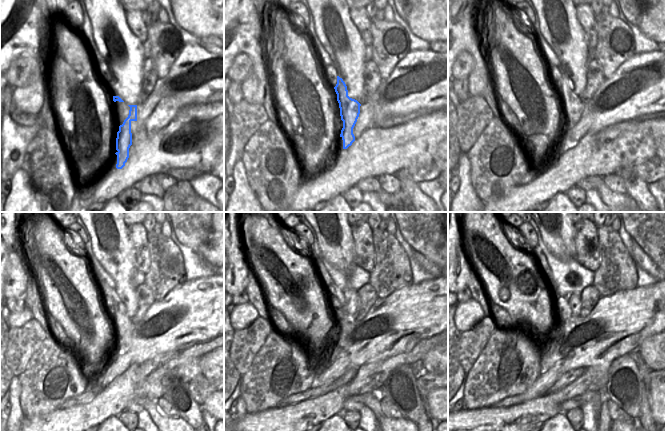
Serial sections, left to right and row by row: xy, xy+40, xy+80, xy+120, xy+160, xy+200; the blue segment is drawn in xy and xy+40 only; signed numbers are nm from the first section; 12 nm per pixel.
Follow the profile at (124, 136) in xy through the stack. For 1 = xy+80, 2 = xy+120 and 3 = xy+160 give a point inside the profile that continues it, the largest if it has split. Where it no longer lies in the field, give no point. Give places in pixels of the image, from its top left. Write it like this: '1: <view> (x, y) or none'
1: xy+80 (573, 106)
2: xy+120 (122, 323)
3: xy+160 (317, 257)

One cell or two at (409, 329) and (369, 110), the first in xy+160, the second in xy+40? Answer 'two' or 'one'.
two

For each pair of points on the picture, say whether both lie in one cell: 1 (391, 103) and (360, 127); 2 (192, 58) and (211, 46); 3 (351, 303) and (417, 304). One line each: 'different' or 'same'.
1: different
2: different
3: different

